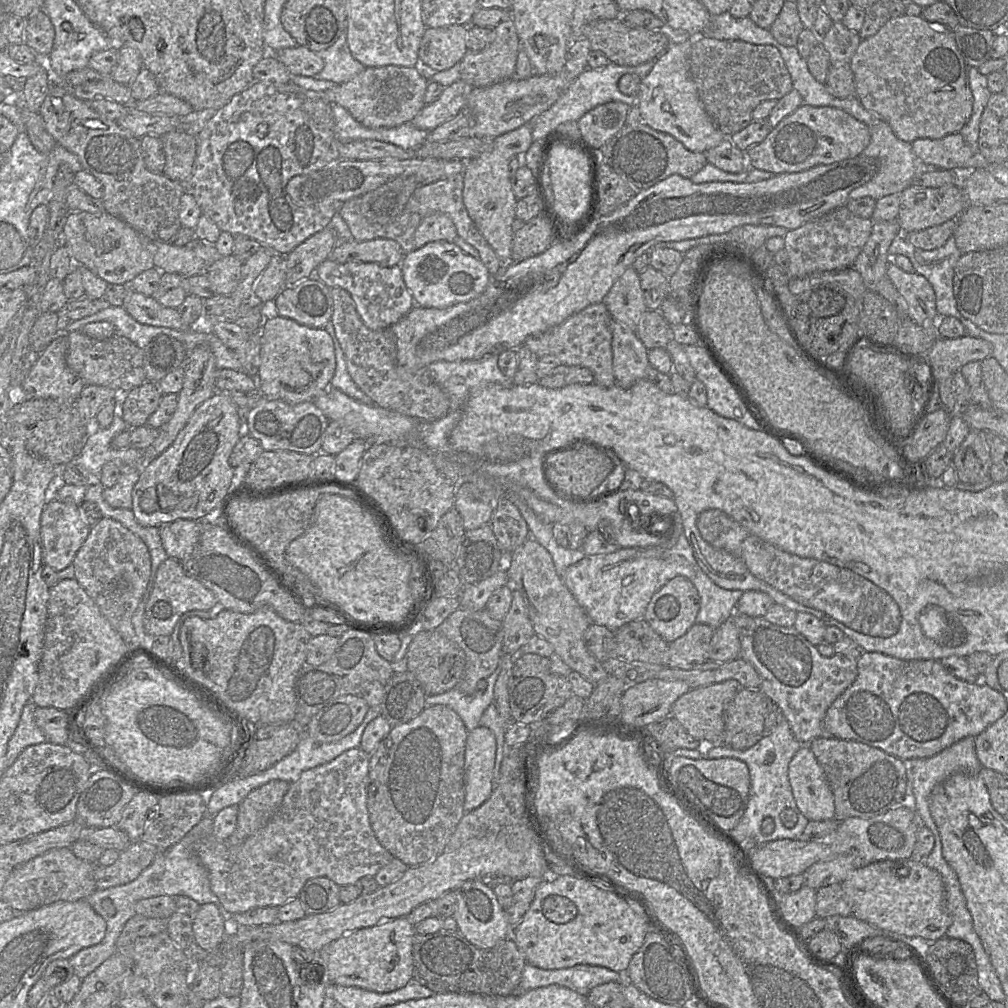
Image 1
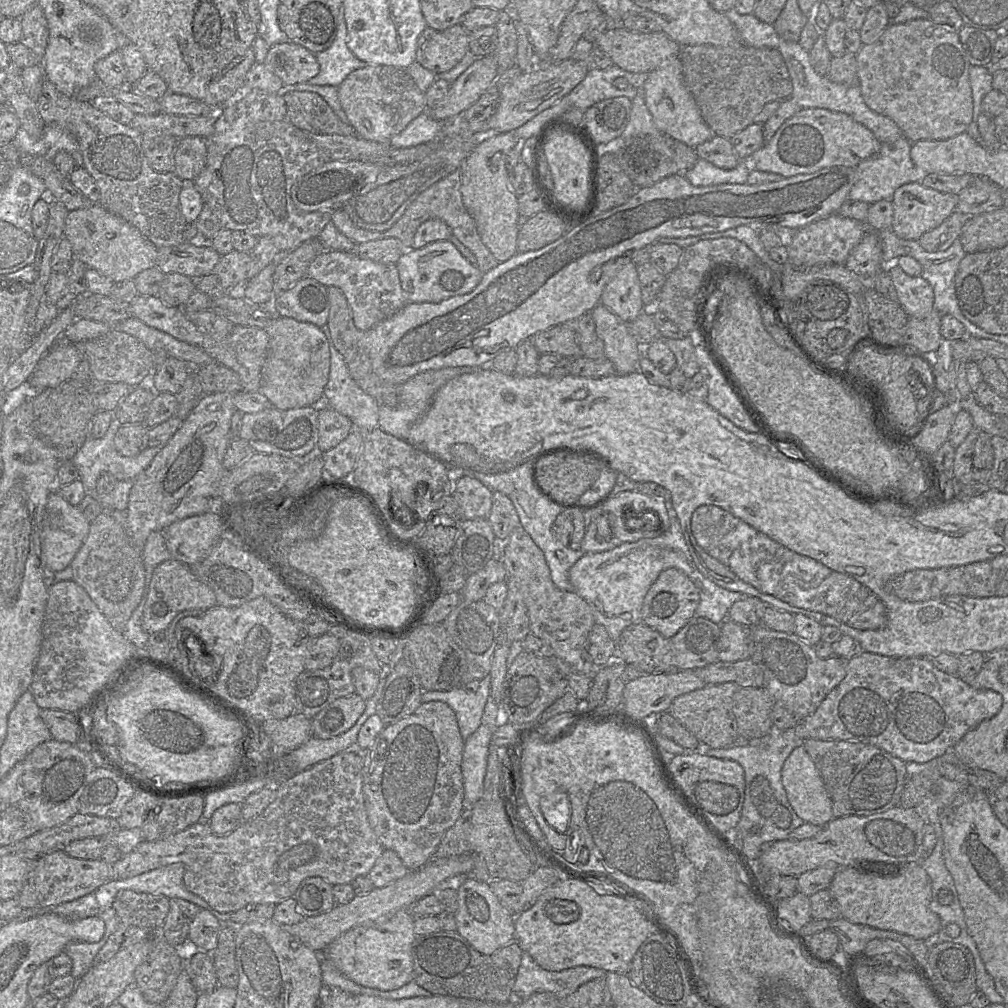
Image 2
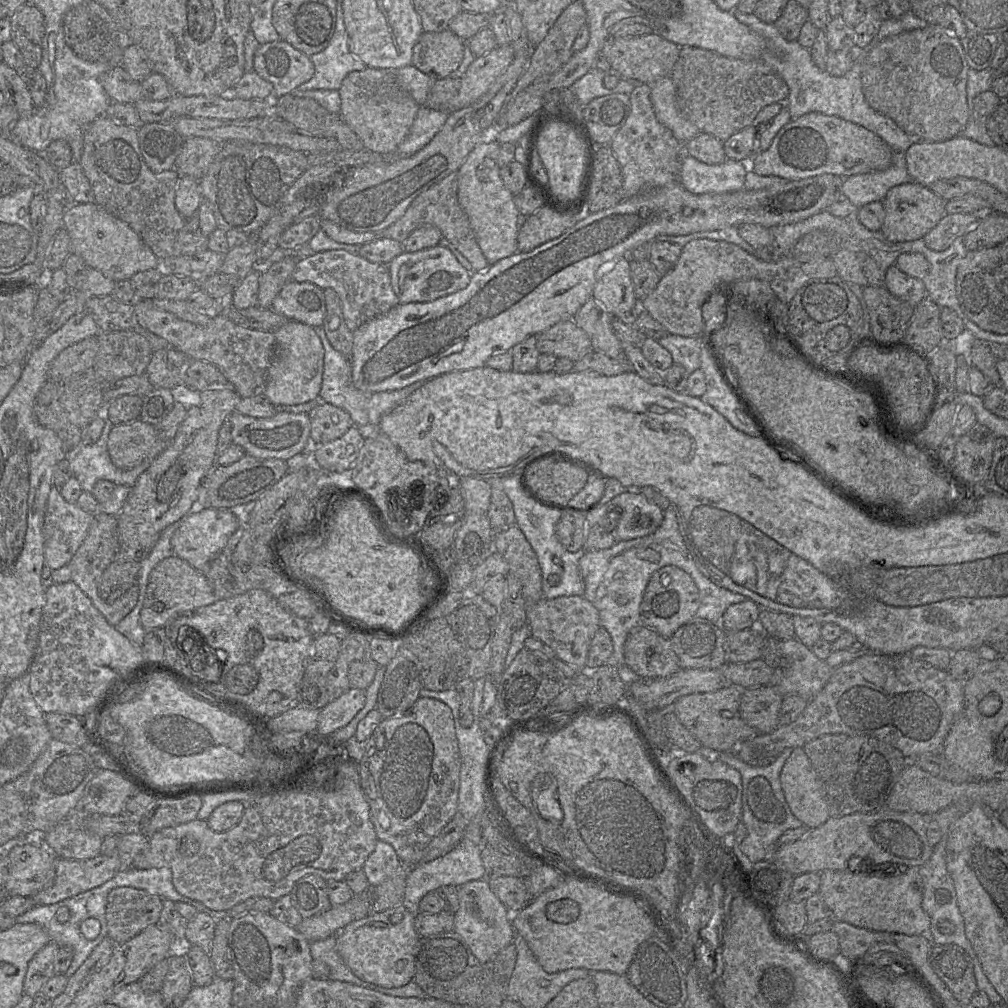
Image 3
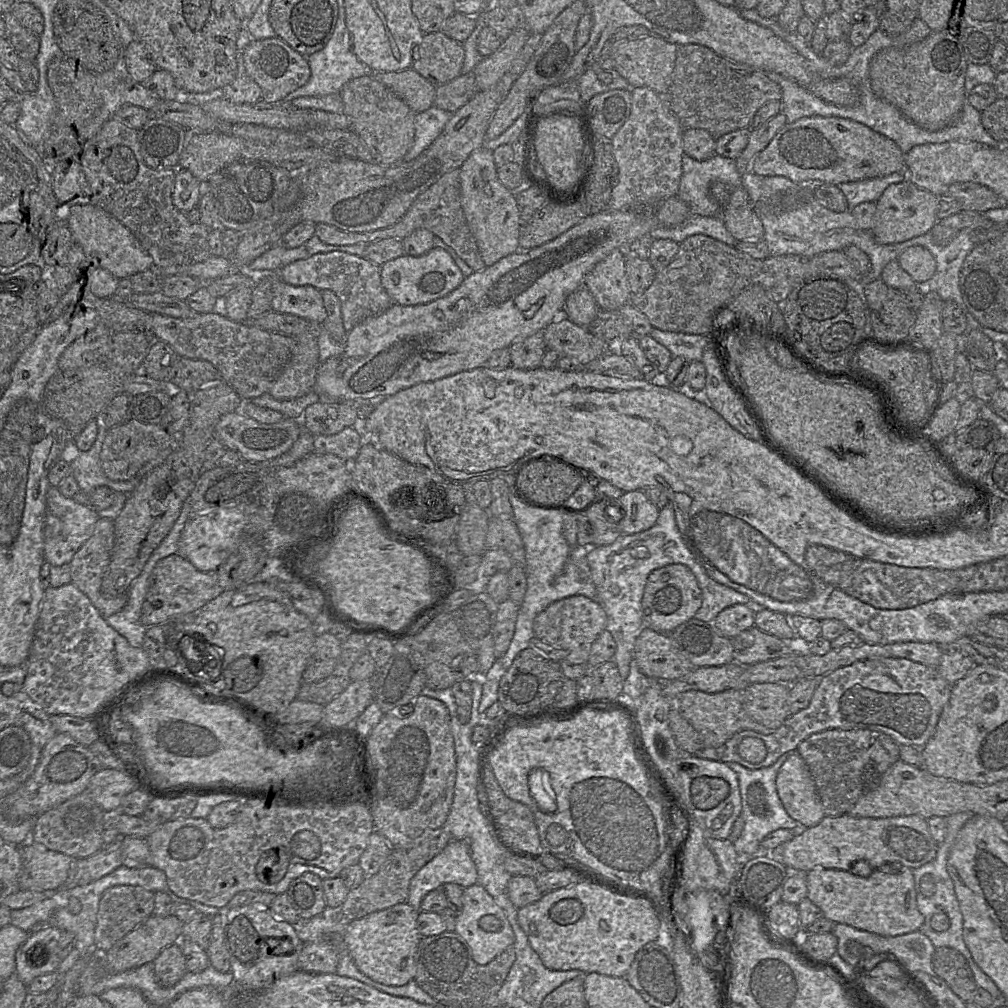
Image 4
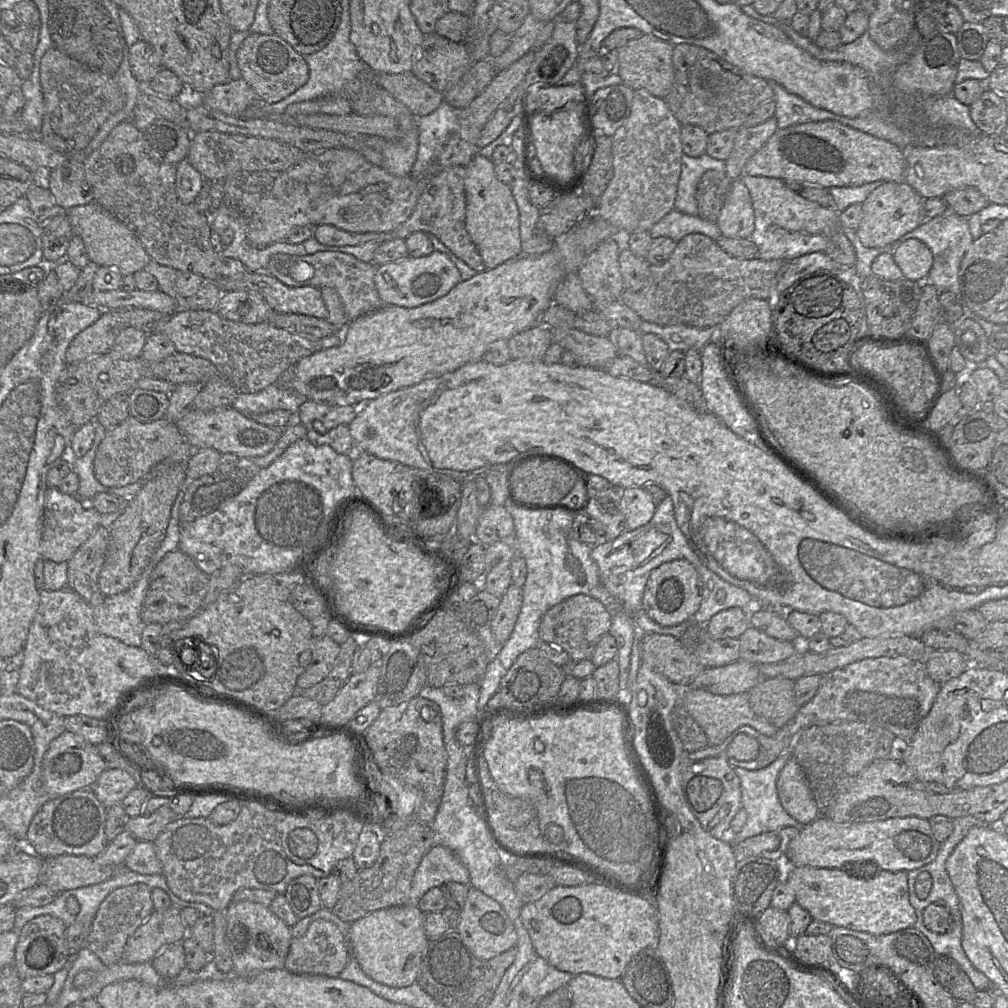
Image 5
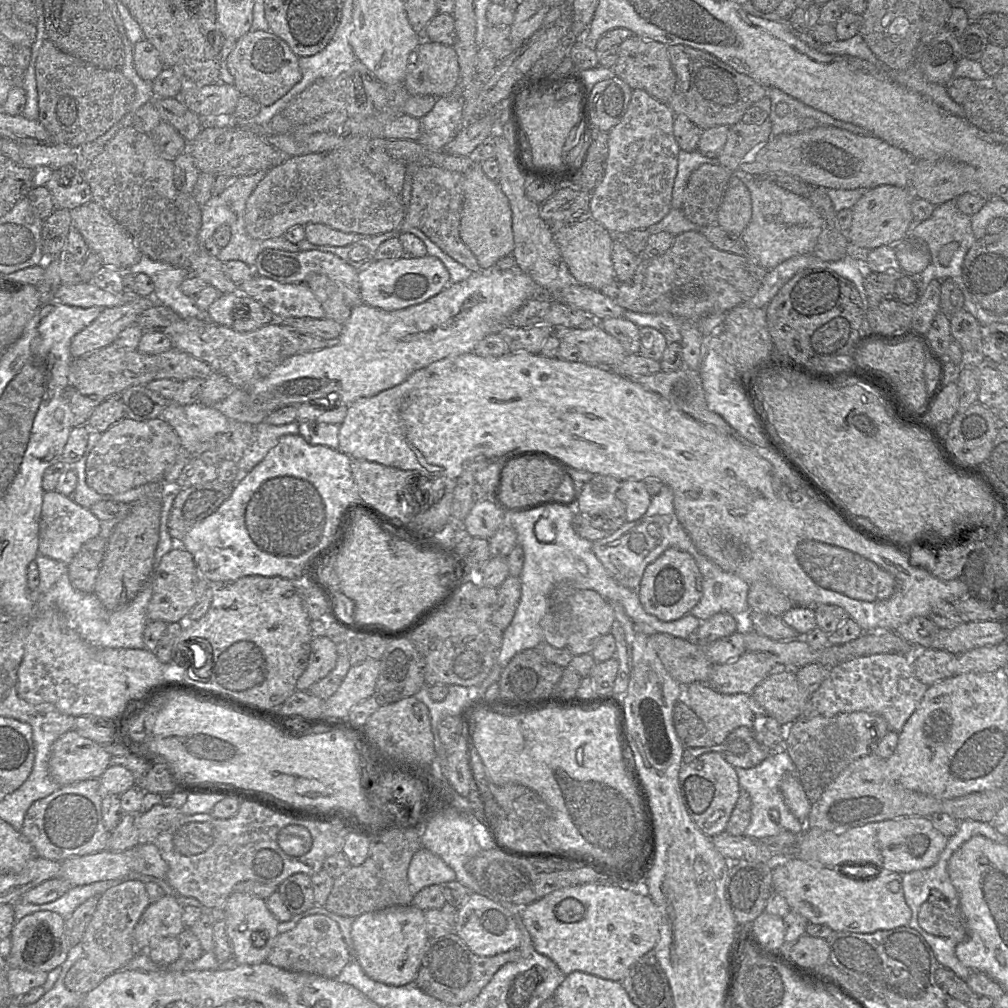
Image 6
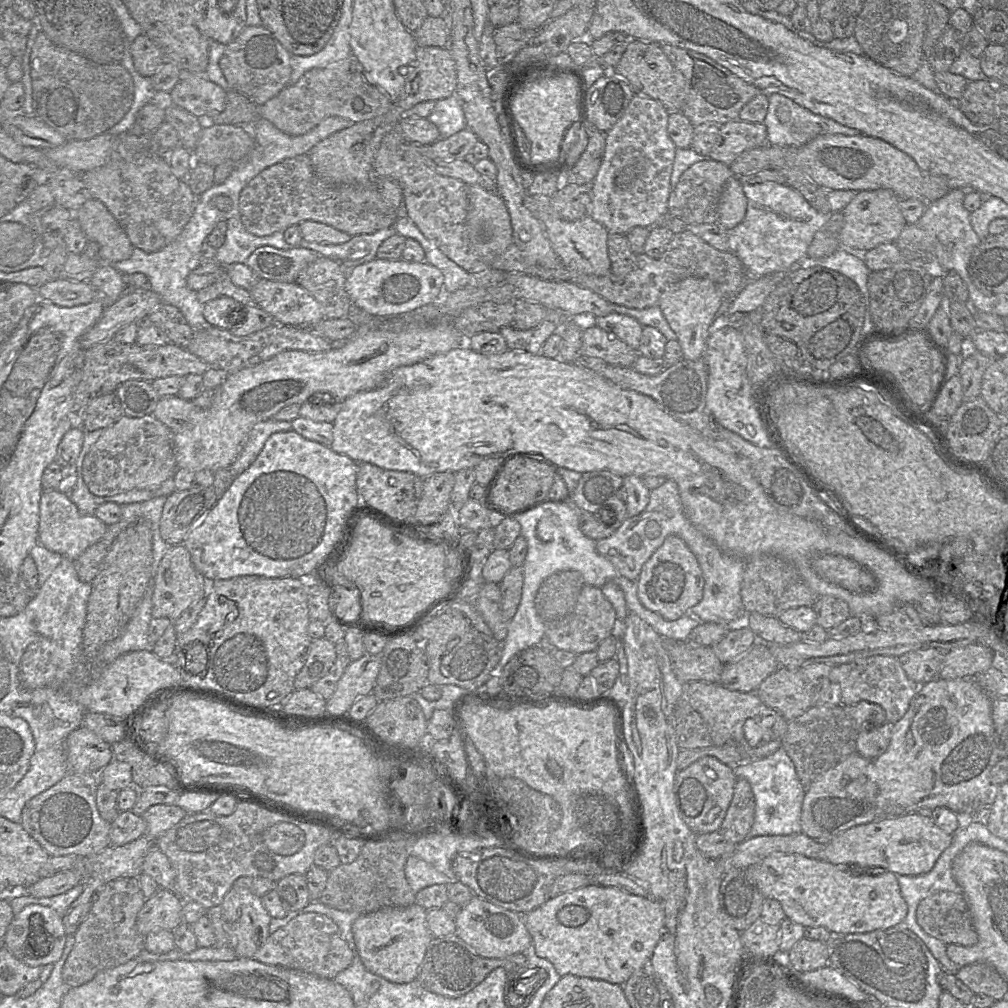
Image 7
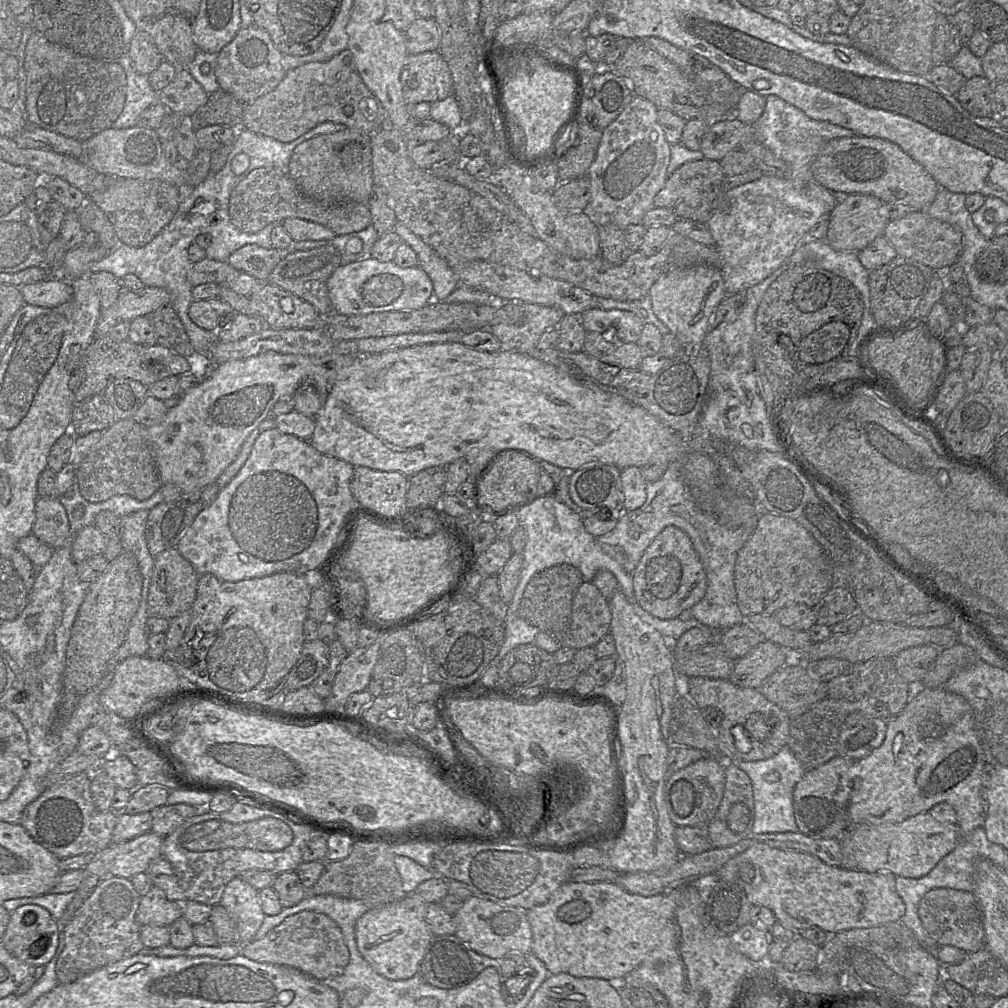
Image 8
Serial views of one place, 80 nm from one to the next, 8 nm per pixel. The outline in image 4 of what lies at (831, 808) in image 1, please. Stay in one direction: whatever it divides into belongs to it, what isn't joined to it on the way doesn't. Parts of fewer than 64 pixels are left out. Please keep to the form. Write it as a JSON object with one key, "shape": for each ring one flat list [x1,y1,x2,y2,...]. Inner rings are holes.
{"shape":[[797,750,788,752,776,778,778,795,789,816,810,828,825,817,809,768]]}

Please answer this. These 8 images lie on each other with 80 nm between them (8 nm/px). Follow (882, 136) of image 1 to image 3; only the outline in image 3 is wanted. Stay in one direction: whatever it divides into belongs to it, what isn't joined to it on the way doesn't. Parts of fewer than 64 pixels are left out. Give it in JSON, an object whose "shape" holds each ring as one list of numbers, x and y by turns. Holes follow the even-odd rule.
{"shape":[[893,151,892,163,887,169,844,178,840,191,860,208,872,202,883,202,891,188,908,182,912,180,905,152]]}

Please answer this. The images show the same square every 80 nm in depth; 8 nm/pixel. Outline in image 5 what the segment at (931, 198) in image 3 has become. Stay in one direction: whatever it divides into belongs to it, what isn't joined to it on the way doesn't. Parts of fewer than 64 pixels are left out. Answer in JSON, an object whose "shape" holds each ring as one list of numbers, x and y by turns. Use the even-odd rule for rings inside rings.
{"shape":[[906,181,884,182,862,203,863,216,856,230,859,240,867,248,881,248,896,242,924,221,924,200]]}

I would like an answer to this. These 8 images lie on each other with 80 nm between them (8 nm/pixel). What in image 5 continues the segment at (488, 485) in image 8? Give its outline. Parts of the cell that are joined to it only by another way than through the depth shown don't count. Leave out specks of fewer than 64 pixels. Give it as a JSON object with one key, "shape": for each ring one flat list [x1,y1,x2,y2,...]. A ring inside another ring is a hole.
{"shape":[[547,455,527,457,511,471,515,498,533,504,561,501,579,478,579,471,573,466]]}

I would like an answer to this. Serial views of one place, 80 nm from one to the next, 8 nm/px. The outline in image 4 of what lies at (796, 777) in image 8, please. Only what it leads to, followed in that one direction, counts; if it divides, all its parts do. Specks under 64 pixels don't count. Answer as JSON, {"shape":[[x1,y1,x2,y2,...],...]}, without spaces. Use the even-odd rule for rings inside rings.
{"shape":[[788,753,780,756,771,766,751,770,742,765,726,763,738,776,742,801,741,816,745,821,745,827,738,839,733,842,735,850,741,857,756,857,761,851,762,840,771,832,778,829,793,829,802,825,789,816,778,795,776,778,778,771,787,760]]}

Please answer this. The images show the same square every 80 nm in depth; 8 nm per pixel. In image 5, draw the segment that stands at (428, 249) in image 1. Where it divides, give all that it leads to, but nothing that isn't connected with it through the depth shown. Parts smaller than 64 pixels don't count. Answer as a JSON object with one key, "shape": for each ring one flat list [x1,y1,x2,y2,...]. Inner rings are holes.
{"shape":[[434,250,430,255,399,260,377,266,374,282,384,305,414,308,446,295,461,280,456,265,450,258]]}

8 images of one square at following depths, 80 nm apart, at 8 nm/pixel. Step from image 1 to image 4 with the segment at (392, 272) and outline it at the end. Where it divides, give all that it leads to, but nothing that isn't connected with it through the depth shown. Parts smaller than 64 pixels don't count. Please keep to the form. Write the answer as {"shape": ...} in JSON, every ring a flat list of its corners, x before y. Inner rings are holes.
{"shape":[[343,251,317,253,307,259,294,261,278,270,280,279,293,286,311,285,316,289,333,291,341,302,343,326,349,332,364,319,377,315,392,304,381,282,381,266,365,257]]}

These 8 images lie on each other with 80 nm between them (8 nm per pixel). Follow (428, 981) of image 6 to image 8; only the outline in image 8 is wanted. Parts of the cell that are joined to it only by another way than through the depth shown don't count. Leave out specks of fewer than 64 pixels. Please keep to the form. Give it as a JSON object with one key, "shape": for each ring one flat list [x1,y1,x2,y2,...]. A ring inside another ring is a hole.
{"shape":[[455,934,452,935,441,935,433,936,427,952,422,960,419,968,419,976,427,983,442,989,454,989,465,986,473,981,484,969,488,967,494,967,498,970,501,977,501,985,504,989,504,983,502,983,502,968,500,967,503,962,506,962,505,958,493,959,487,956,478,954,469,948,465,943,463,943]]}

